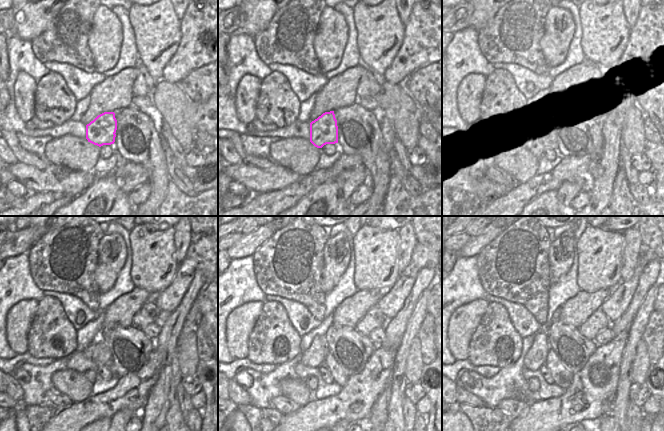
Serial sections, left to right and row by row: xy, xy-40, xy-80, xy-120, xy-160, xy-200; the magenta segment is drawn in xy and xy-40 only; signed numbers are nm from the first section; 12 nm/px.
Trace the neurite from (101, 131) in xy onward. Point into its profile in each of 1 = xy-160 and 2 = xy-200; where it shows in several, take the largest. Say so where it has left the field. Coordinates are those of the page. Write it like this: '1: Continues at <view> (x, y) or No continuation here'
1: Continues at xy-160 (311, 382)
2: Continues at xy-200 (533, 383)

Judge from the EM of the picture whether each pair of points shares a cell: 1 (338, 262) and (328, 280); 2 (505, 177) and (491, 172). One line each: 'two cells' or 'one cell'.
1: one cell
2: one cell

